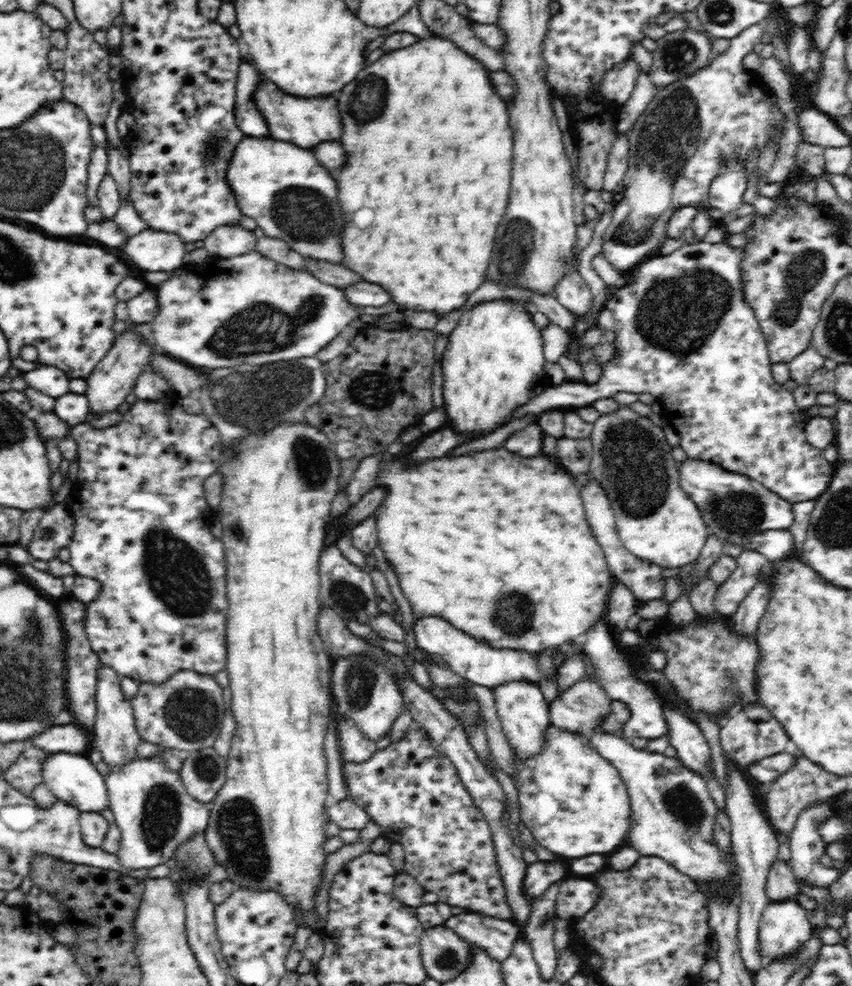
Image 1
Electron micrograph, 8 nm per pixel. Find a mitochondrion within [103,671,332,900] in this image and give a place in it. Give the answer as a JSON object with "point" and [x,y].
{"point":[240,831]}

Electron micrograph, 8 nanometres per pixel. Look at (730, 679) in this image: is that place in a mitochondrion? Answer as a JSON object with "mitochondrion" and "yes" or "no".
{"mitochondrion":"yes"}

